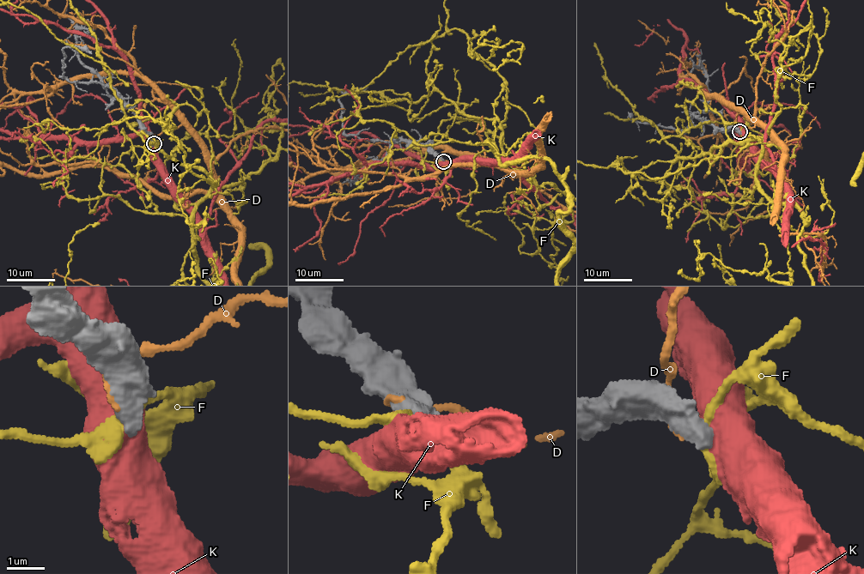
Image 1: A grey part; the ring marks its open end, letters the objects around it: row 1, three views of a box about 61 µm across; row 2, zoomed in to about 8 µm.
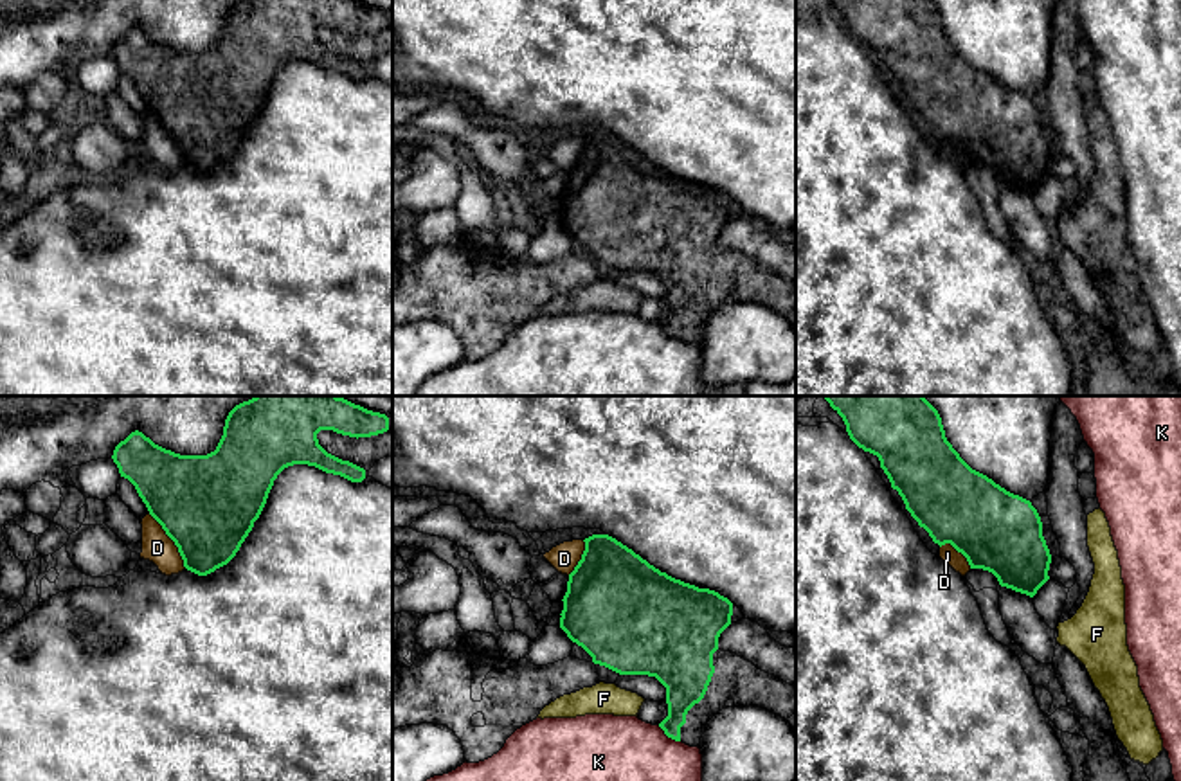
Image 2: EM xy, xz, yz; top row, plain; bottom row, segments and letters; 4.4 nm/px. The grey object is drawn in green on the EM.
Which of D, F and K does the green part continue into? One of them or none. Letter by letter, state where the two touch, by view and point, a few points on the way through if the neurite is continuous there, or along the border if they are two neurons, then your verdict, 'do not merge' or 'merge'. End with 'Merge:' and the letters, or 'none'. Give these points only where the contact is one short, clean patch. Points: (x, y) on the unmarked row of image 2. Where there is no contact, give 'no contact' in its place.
D: contact xy (171, 135); do not merge
F: no contact; do not merge
K: contact xz (668, 333); do not merge
Merge: none

